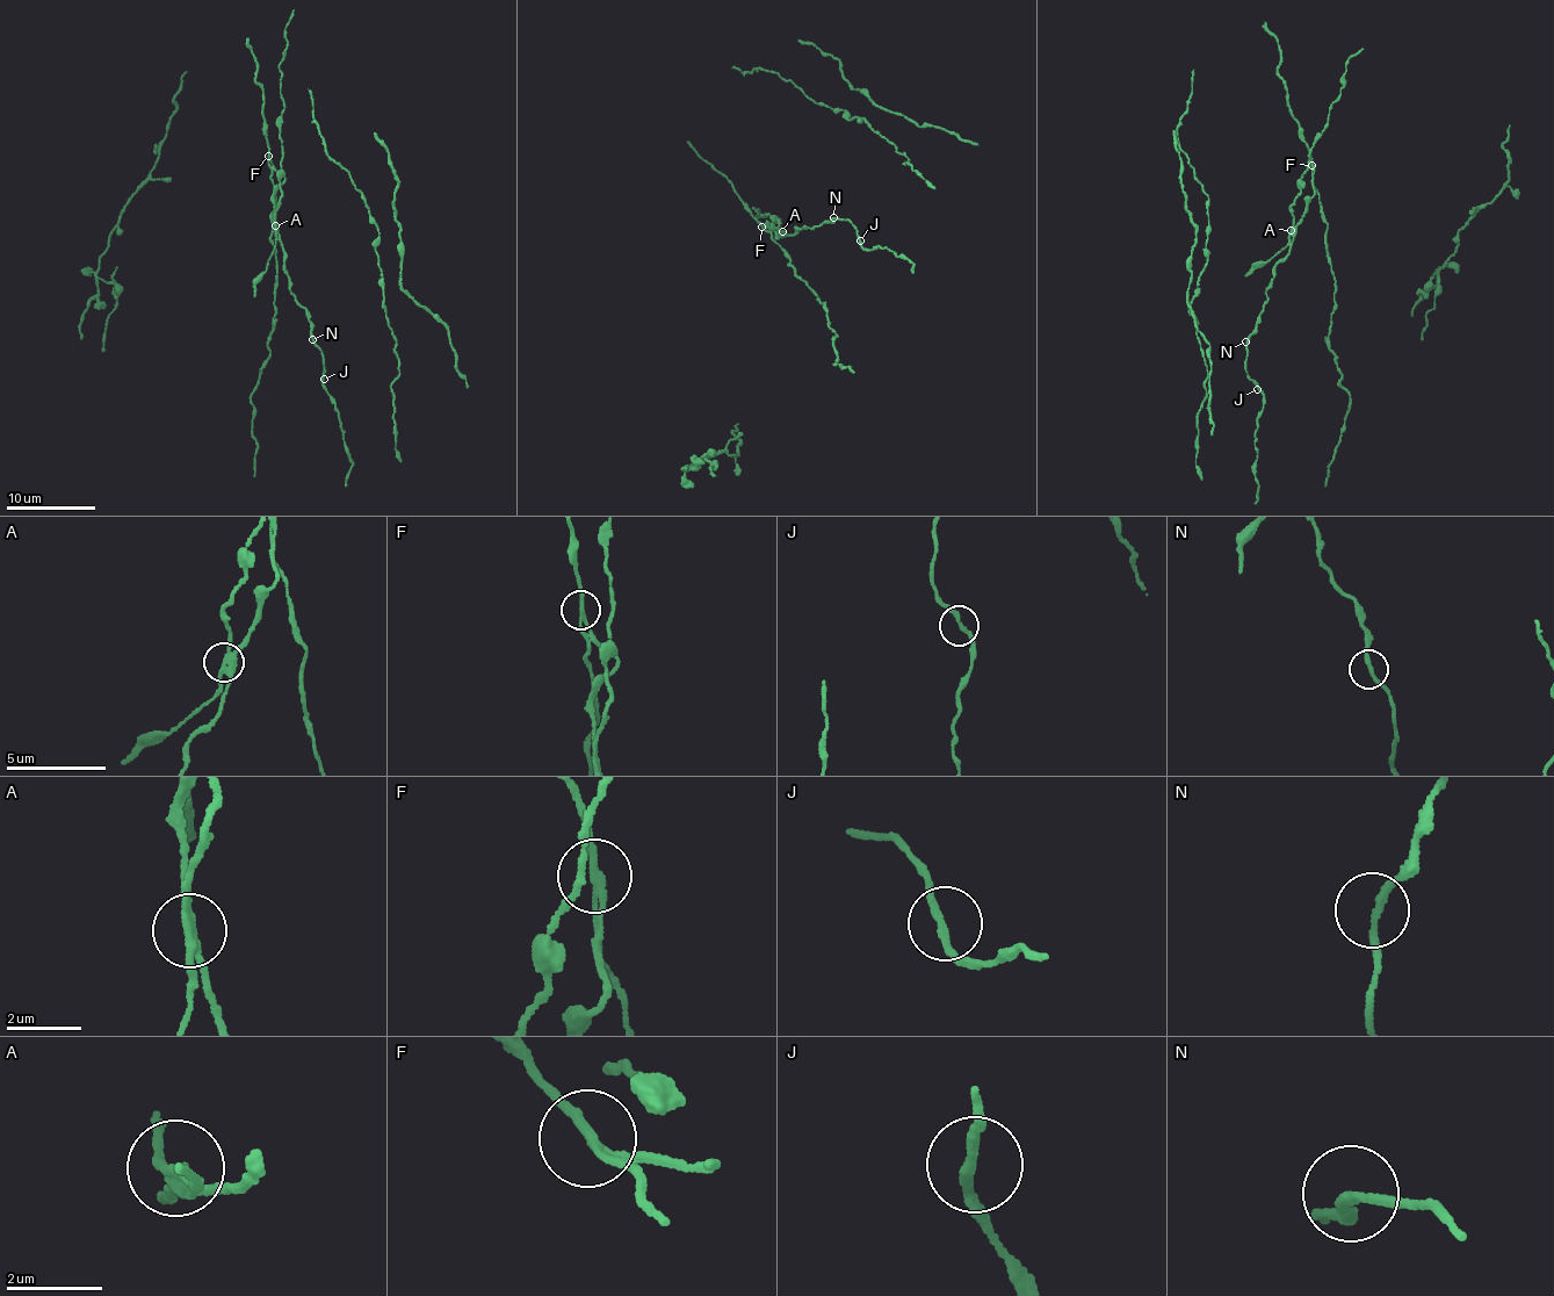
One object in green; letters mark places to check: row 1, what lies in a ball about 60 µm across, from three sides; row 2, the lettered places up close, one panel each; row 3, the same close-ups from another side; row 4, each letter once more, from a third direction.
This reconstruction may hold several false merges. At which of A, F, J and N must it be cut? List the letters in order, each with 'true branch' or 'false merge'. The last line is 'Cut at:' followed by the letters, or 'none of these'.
A: false merge
F: false merge
J: true branch
N: true branch
Cut at: A, F

